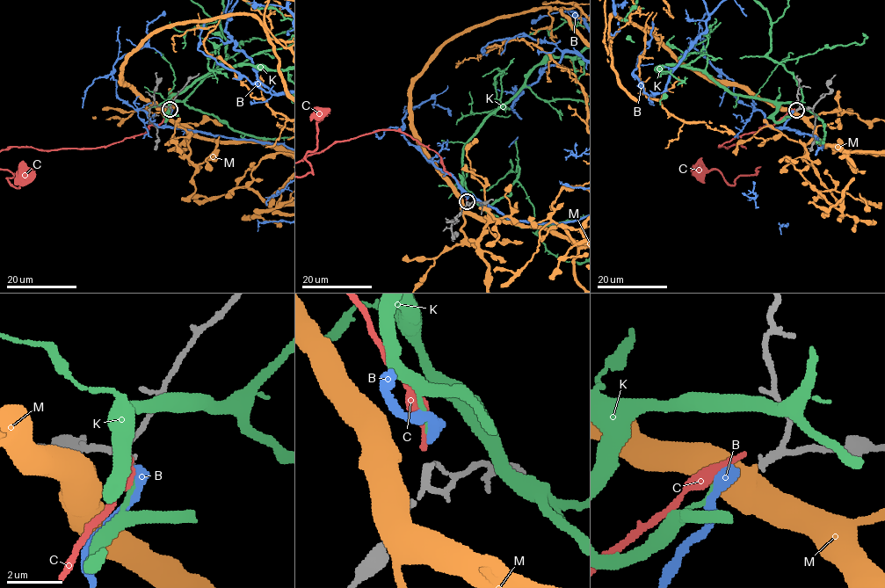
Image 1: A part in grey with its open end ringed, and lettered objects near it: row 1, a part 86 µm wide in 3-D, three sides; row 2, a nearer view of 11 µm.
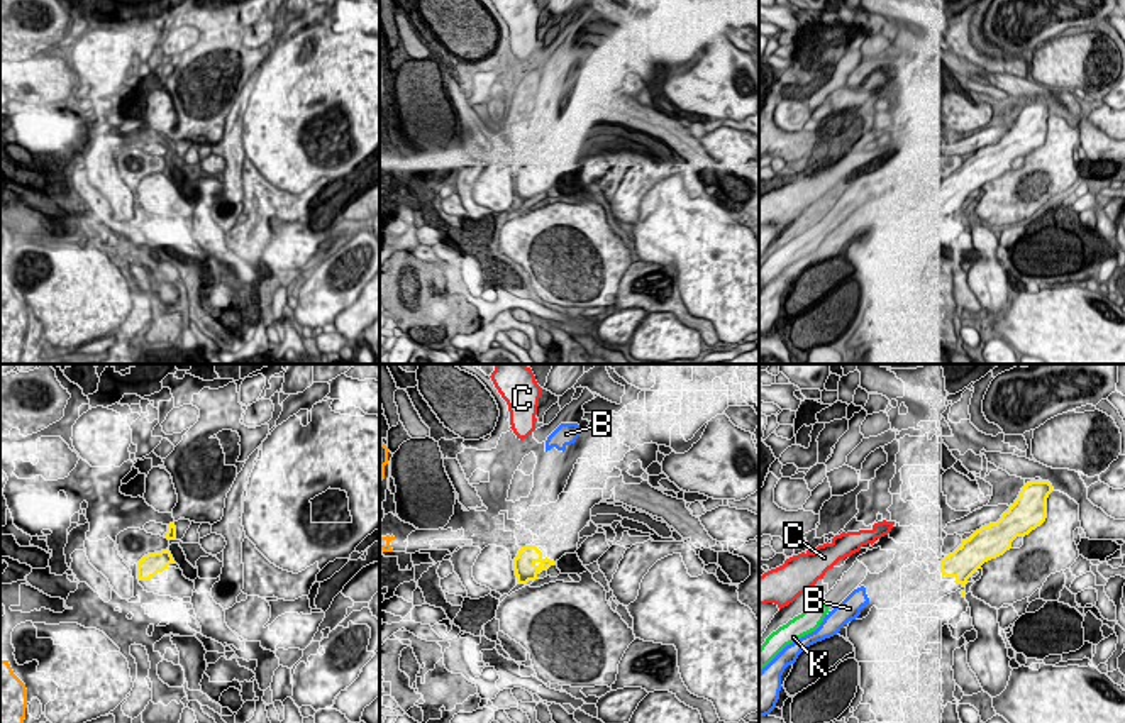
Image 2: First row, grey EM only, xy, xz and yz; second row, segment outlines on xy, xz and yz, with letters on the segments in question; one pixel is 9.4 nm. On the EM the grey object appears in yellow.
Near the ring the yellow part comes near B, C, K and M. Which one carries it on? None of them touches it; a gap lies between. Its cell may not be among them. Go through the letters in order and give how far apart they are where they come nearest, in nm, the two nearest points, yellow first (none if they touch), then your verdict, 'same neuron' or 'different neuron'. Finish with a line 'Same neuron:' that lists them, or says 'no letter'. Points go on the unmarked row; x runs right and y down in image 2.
B: 750 nm | yz (941, 192), (868, 219) | same neuron
C: 550 nm | yz (941, 182), (890, 151) | different neuron
K: 1100 nm | yz (941, 192), (827, 227) | different neuron
M: 1150 nm | xz (514, 180), (393, 160) | different neuron
Same neuron: B

